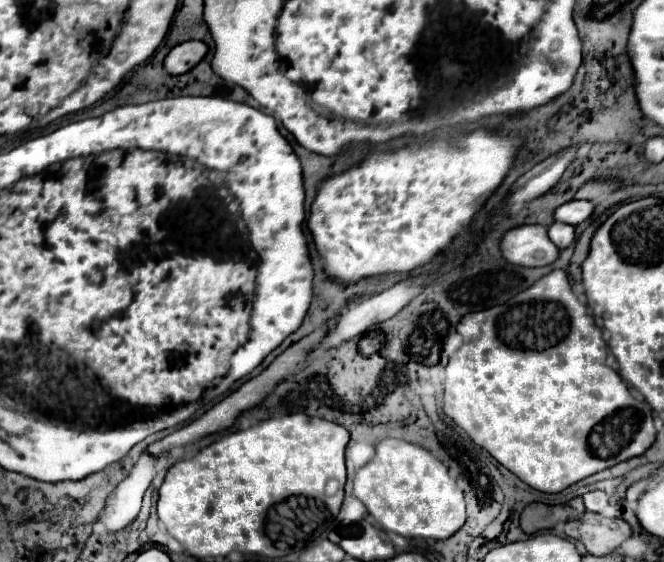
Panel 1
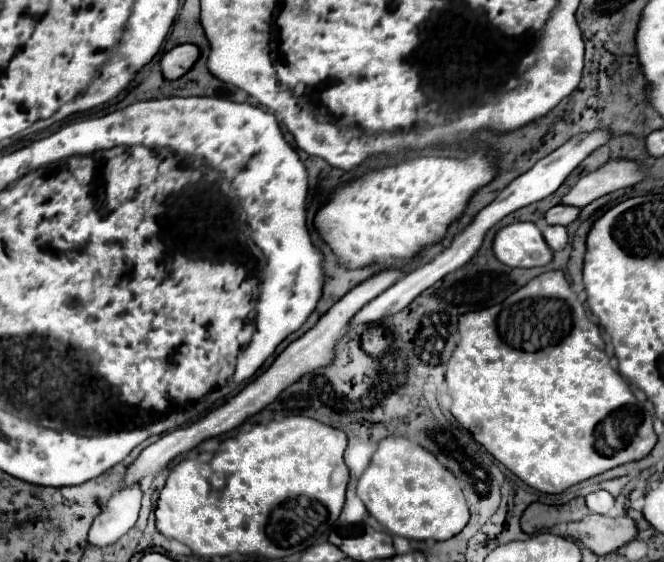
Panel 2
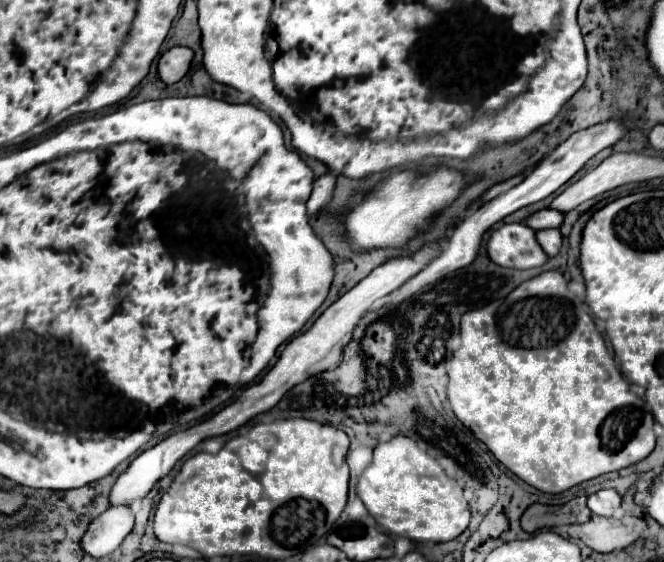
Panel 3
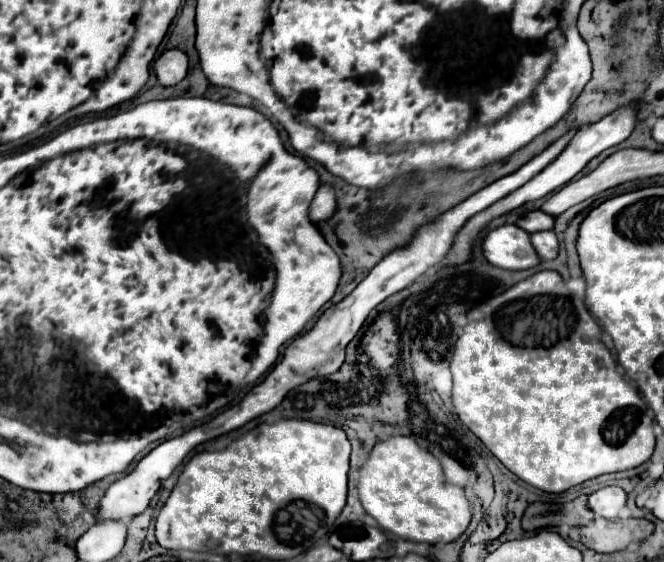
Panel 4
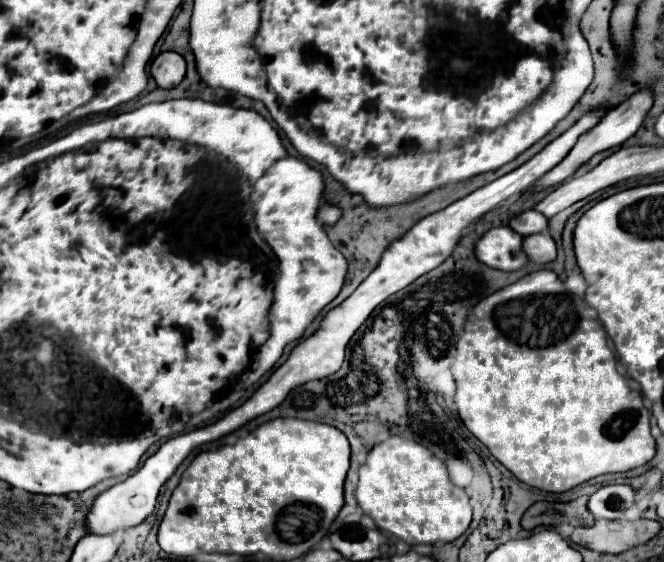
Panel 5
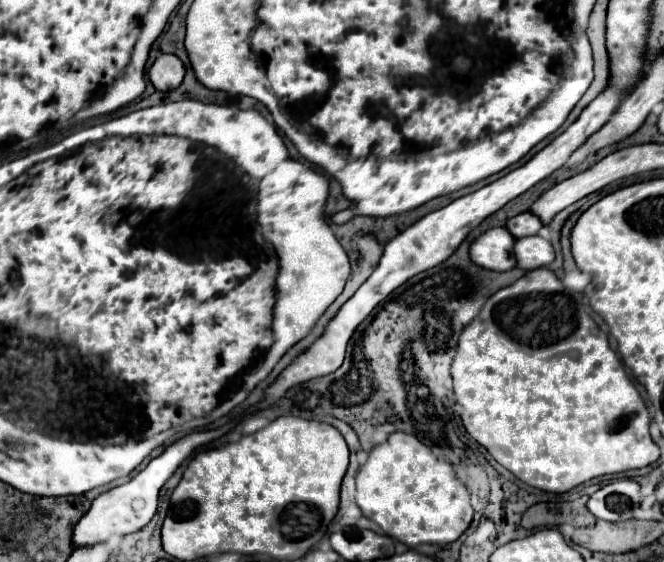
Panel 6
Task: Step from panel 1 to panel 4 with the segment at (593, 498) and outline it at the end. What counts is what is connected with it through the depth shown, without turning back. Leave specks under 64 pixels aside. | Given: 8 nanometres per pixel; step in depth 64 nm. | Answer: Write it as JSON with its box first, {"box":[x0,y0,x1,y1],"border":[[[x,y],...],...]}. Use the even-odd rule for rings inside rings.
{"box":[588,486,628,518],"border":[[[606,486],[588,498],[588,508],[602,518],[618,518],[626,502],[628,502],[628,494],[622,488]]]}

